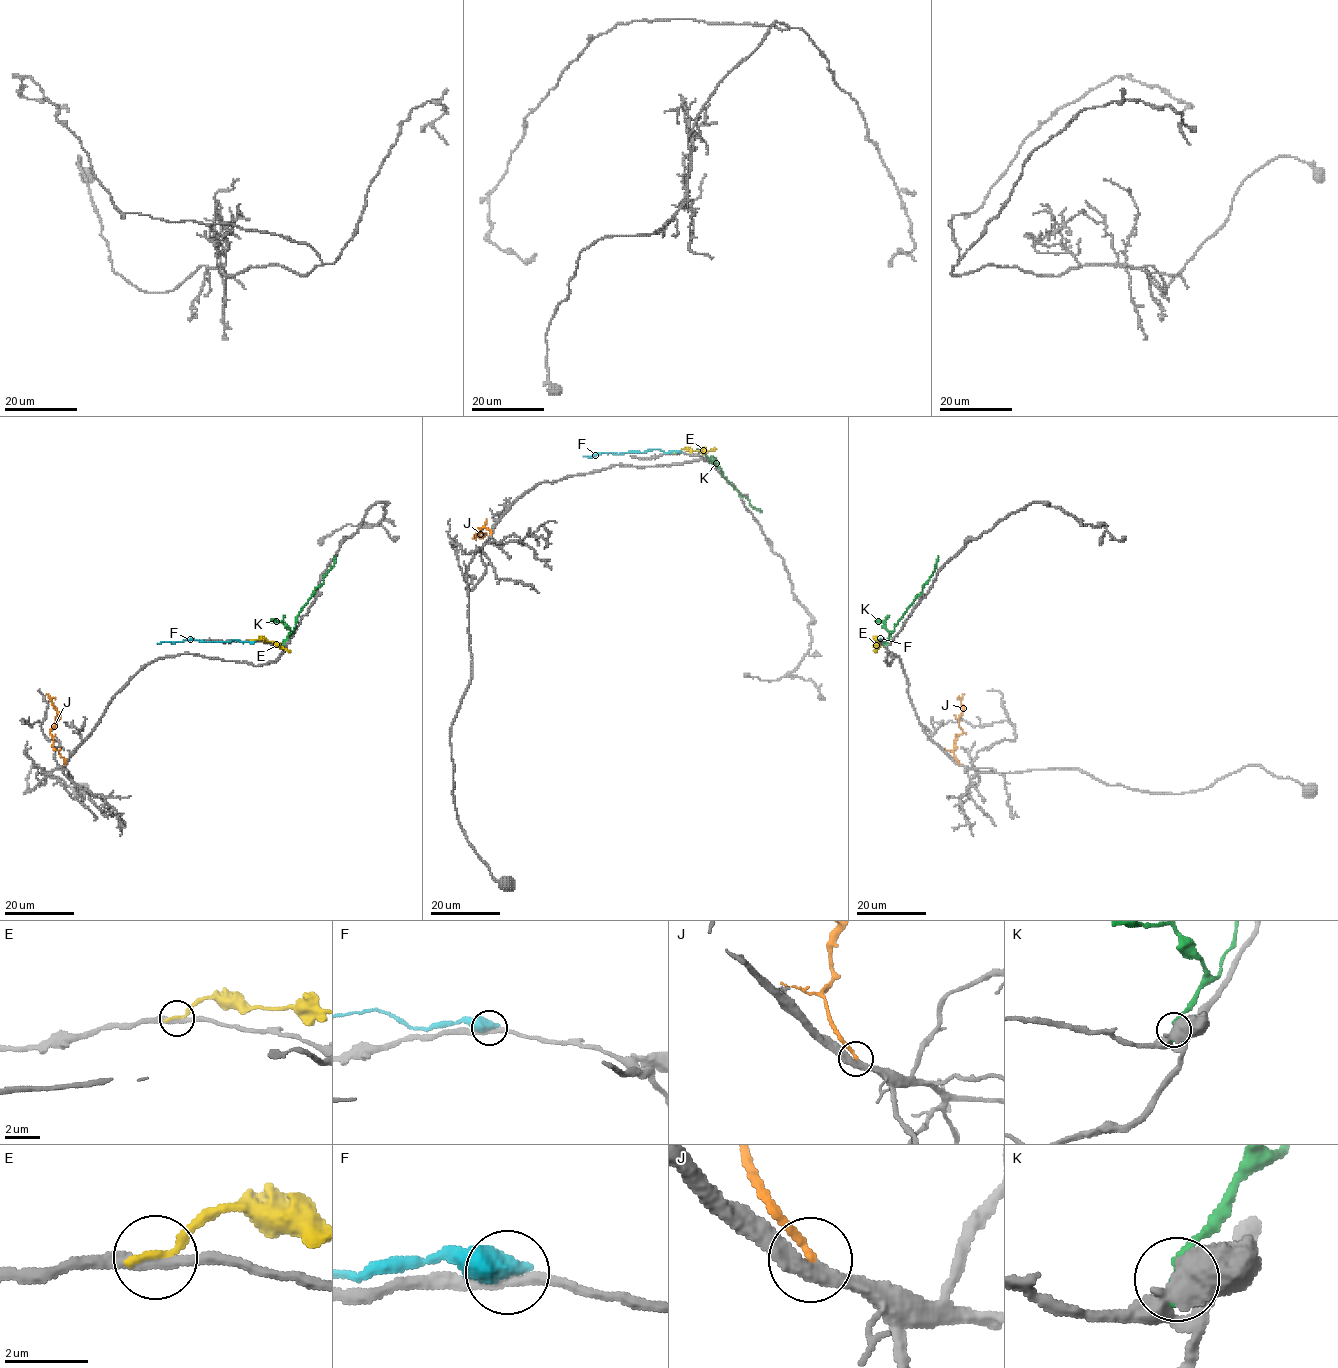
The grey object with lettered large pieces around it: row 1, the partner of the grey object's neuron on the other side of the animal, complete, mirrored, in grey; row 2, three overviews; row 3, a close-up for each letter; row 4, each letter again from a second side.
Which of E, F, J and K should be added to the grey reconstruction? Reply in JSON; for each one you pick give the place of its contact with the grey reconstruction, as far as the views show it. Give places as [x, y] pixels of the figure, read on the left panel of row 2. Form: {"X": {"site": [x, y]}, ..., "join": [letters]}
{"J": {"site": [64, 764]}, "join": ["J"]}

